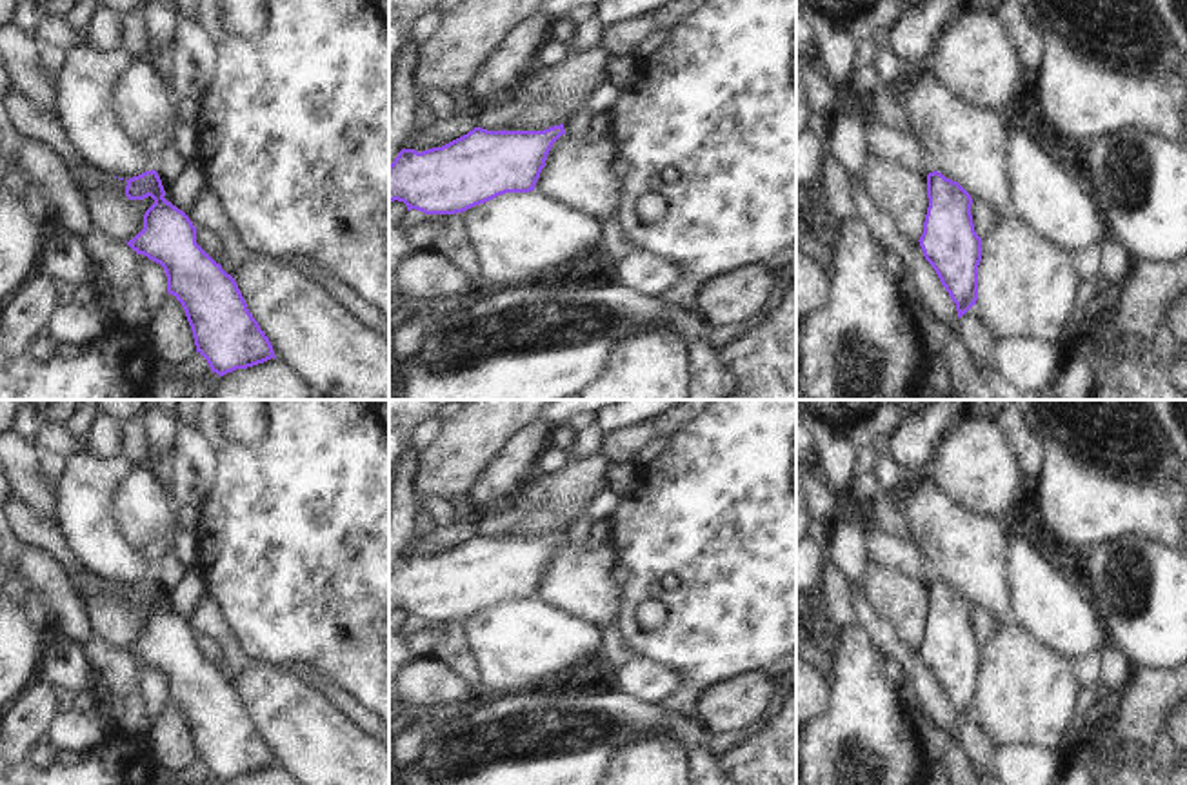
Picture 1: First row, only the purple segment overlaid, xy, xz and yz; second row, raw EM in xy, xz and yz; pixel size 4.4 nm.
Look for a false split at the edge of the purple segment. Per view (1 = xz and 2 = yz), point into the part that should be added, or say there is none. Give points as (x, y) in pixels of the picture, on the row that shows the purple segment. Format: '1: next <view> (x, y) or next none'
1: next none
2: next none

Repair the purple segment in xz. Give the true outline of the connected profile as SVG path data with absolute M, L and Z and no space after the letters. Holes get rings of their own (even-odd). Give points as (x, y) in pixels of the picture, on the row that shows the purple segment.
M564 124L544 131L487 131L467 134L427 151L402 149L389 165L389 202L404 202L407 211L456 214L505 193L529 193L545 167L553 144L565 134Z

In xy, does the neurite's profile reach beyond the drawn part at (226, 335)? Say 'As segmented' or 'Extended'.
As segmented

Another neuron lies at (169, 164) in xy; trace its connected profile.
M169 140L162 147L162 153L156 158L155 171L158 173L158 176L164 184L171 185L180 178L184 169L185 169L185 160L178 154L178 149L175 147L175 142Z

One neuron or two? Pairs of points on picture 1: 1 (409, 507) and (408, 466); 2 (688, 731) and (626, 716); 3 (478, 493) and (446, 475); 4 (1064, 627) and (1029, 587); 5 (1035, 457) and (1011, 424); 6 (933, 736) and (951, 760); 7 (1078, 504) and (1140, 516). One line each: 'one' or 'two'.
1: one
2: one
3: two
4: one
5: one
6: one
7: one

